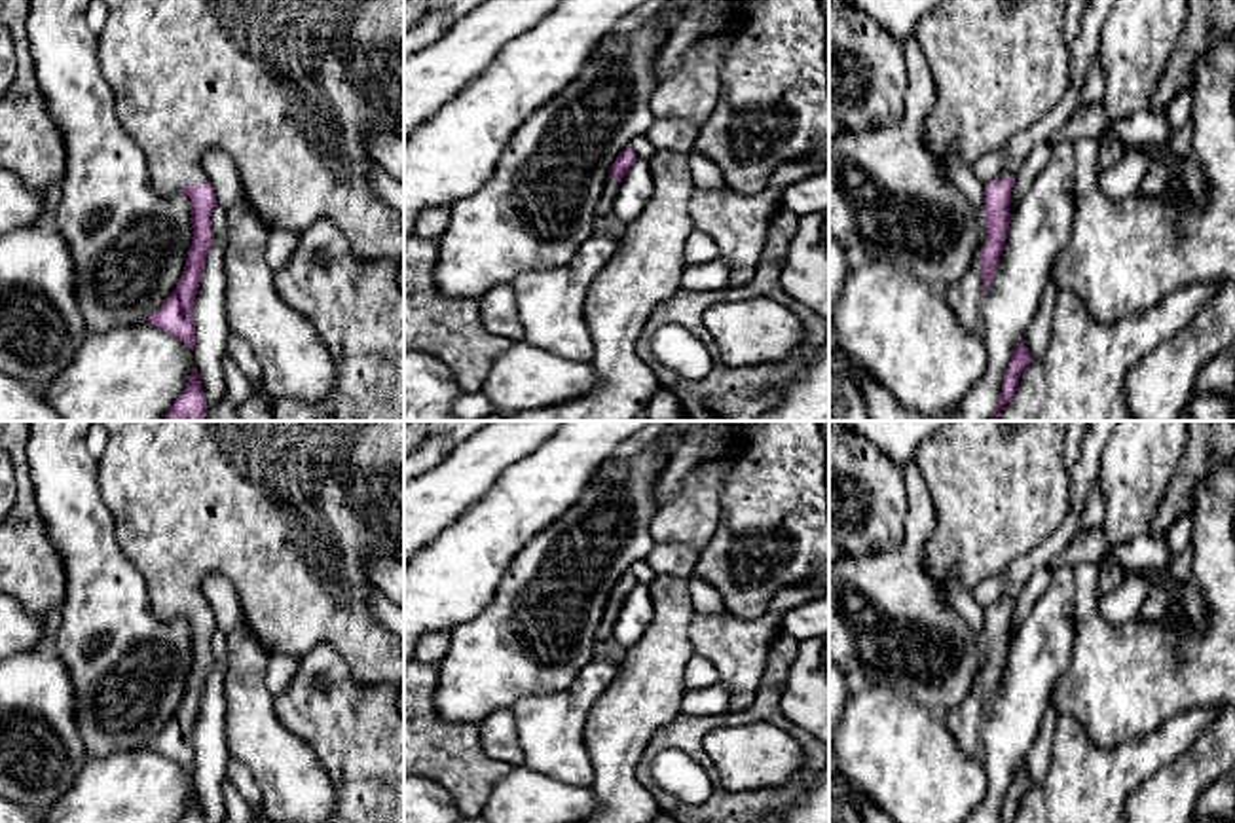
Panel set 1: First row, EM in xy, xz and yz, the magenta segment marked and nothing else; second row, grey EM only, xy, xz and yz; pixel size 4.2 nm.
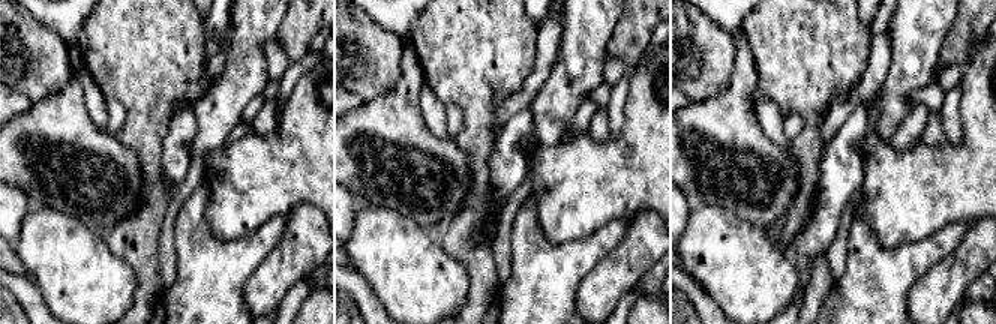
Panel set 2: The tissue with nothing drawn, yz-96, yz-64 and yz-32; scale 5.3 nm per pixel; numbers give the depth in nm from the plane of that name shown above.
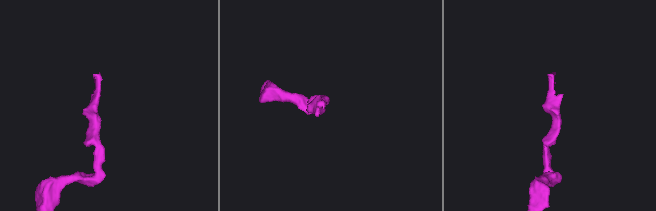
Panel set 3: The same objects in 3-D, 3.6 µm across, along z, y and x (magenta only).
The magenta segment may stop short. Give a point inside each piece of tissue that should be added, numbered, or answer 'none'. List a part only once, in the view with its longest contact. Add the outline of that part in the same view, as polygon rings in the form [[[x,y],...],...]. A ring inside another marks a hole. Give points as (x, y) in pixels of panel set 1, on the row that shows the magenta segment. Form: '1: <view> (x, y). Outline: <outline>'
1: xy (293, 90). Outline: [[[102,0],[108,17],[99,34],[99,61],[104,78],[116,93],[116,116],[125,133],[146,155],[152,188],[173,197],[184,184],[203,184],[201,155],[209,148],[226,152],[243,180],[243,201],[256,212],[267,229],[281,228],[294,235],[317,220],[334,222],[347,237],[359,260],[398,260],[404,256],[404,218],[379,201],[368,182],[368,173],[378,165],[368,150],[376,135],[404,137],[404,0]]]

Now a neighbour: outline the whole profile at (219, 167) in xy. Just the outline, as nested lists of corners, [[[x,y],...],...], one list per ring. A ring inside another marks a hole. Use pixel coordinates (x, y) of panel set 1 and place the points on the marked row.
[[[209,148],[203,152],[199,163],[222,209],[243,201],[243,180],[230,154]]]

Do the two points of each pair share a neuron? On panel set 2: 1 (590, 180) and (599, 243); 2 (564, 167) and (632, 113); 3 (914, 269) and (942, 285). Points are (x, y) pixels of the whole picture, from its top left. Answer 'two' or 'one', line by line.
1: two
2: one
3: two

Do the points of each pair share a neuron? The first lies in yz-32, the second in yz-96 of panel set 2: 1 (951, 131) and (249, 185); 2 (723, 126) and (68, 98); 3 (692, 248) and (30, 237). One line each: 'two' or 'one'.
1: two
2: one
3: one

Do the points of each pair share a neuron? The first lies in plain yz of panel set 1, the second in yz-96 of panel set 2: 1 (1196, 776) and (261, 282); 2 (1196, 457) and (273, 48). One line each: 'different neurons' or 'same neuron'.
1: same neuron
2: different neurons

